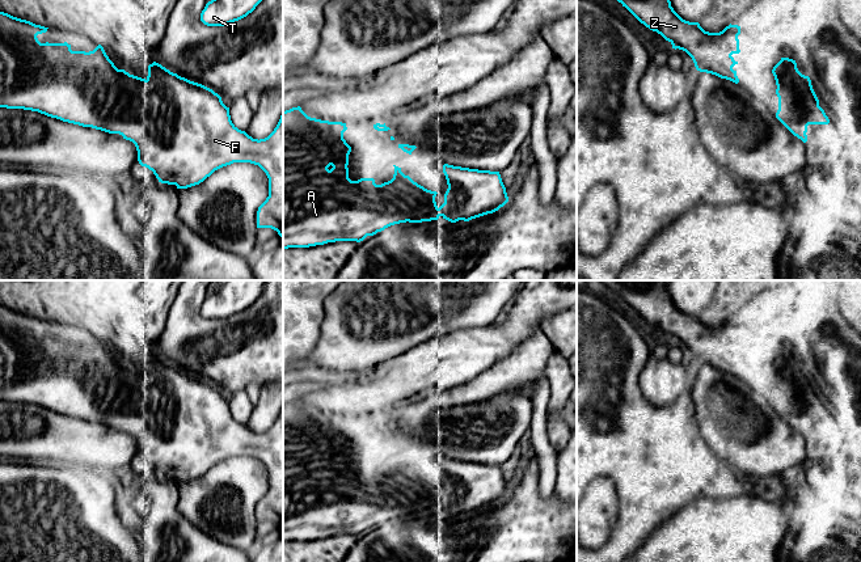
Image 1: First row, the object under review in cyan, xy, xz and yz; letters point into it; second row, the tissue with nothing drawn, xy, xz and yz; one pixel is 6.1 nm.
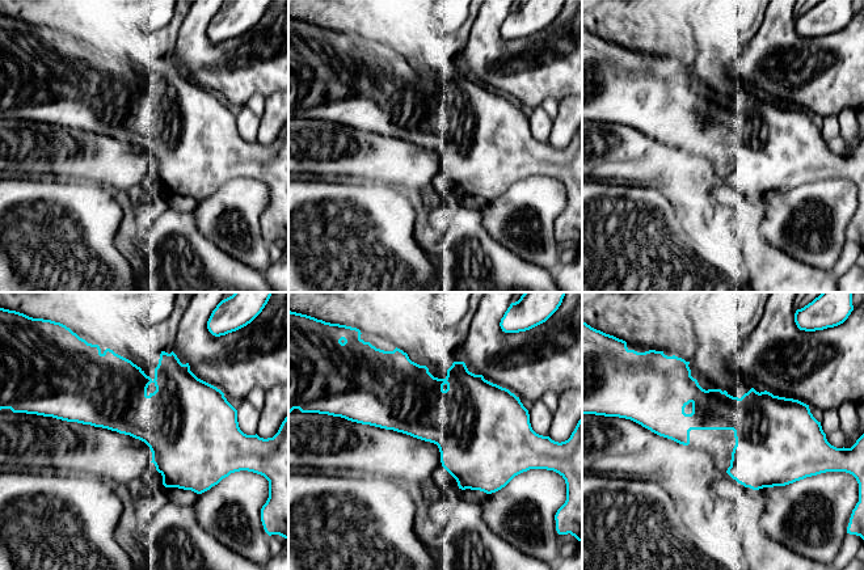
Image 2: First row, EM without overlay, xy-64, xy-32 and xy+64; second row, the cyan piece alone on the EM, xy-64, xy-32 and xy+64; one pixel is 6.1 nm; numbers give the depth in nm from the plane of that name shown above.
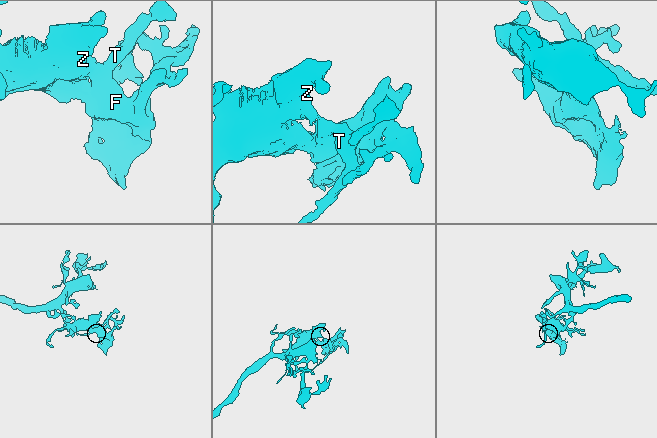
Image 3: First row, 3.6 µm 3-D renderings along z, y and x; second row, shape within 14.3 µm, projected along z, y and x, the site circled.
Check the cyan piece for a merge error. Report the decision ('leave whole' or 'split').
leave whole

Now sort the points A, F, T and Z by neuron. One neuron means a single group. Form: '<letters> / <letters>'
A F T Z

